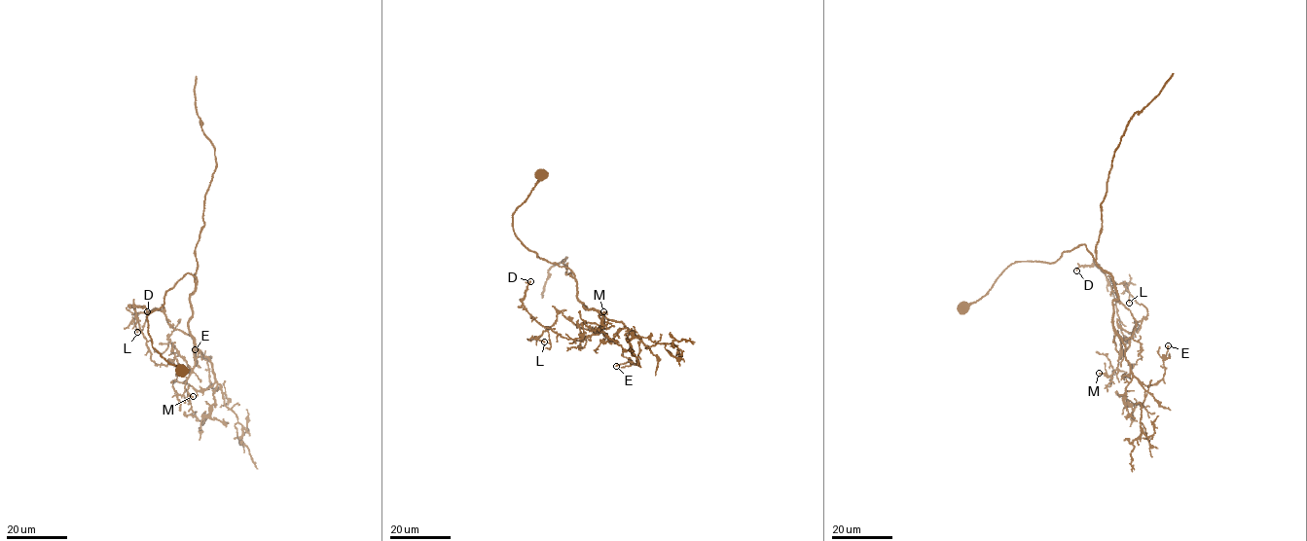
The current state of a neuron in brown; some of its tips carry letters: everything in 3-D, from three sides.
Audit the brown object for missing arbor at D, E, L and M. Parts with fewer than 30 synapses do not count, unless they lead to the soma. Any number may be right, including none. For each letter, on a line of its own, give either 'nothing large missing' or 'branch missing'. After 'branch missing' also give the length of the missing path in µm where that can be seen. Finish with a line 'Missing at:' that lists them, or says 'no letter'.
D: nothing large missing
E: nothing large missing
L: nothing large missing
M: nothing large missing
Missing at: no letter

